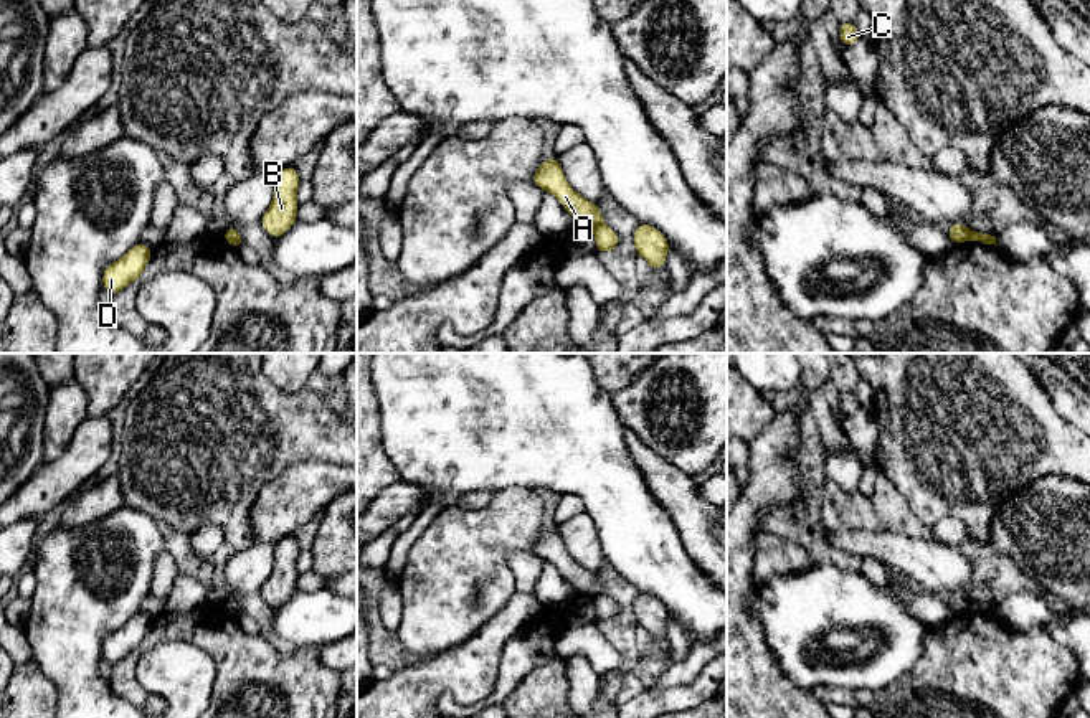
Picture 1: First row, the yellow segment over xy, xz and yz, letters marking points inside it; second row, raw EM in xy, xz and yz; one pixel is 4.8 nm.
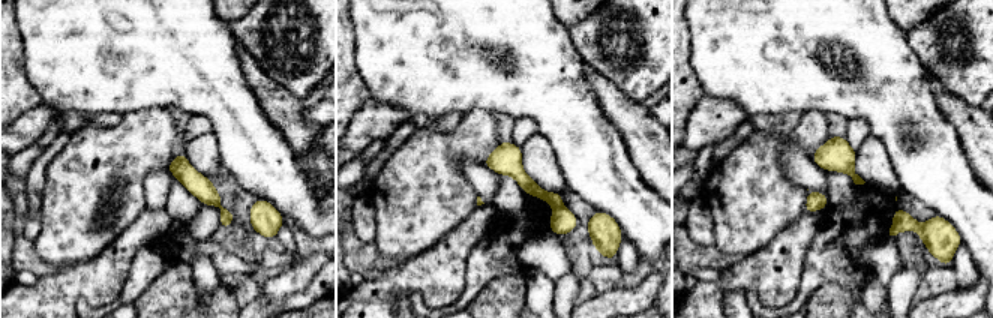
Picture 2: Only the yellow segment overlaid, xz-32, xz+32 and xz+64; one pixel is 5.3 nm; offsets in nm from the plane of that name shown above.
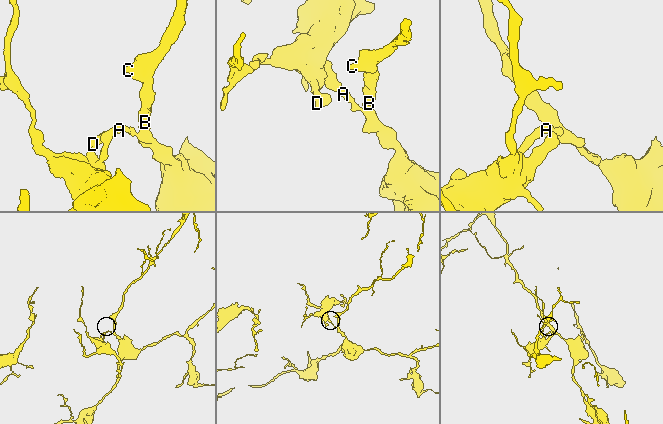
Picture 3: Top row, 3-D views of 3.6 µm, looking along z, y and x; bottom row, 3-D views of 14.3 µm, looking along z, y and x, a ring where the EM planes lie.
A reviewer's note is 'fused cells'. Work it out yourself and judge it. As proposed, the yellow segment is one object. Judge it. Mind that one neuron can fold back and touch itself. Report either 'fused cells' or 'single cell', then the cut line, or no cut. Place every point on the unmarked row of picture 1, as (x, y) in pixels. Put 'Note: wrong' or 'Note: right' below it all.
fused cells; cut in xz along (601, 593), (593, 596)
Note: right

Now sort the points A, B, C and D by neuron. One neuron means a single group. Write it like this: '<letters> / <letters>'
A D / B C

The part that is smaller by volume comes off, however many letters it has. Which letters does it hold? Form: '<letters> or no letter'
A, D

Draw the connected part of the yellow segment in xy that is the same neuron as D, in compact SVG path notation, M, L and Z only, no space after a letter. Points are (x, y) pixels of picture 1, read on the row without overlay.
M137 612L121 629L106 635L102 642L102 659L112 667L134 650L142 649L142 640L149 634L154 617Z

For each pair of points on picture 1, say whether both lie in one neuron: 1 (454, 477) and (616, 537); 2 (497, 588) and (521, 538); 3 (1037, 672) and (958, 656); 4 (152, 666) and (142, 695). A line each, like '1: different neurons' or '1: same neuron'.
1: same neuron
2: same neuron
3: same neuron
4: different neurons

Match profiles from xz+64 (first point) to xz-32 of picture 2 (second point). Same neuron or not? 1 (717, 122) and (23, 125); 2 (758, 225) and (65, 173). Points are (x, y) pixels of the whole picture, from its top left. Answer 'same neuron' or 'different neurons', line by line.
1: same neuron
2: same neuron

